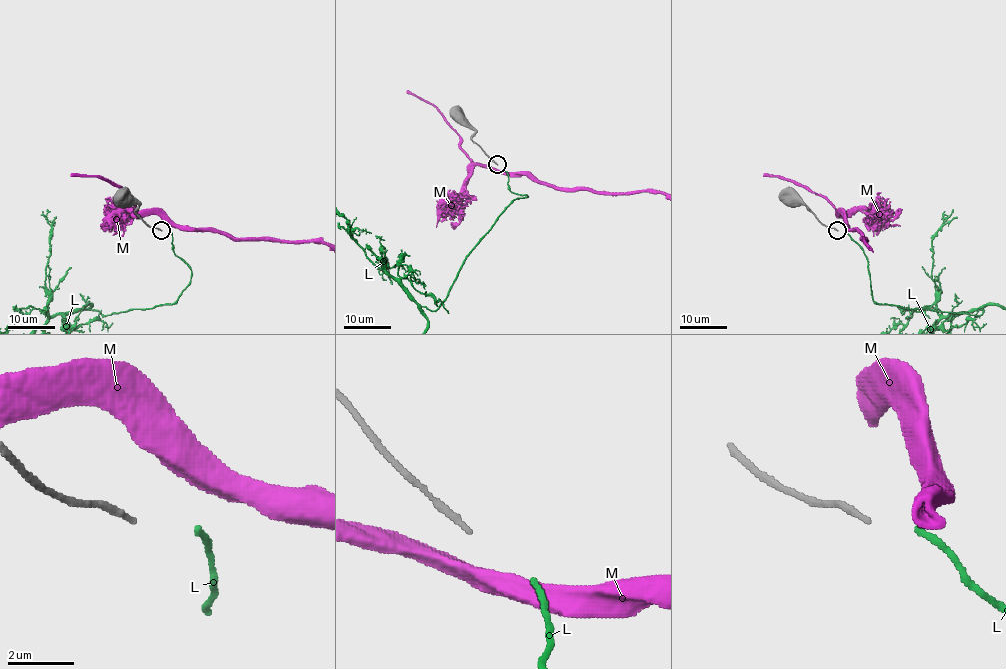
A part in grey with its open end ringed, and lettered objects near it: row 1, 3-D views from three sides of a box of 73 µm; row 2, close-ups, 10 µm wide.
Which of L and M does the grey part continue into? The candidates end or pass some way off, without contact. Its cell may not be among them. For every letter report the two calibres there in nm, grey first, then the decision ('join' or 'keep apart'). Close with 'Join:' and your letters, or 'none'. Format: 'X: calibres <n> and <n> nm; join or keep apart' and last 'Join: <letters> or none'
L: calibres 170 and 170 nm; join
M: calibres 170 and 550 nm; keep apart
Join: L

